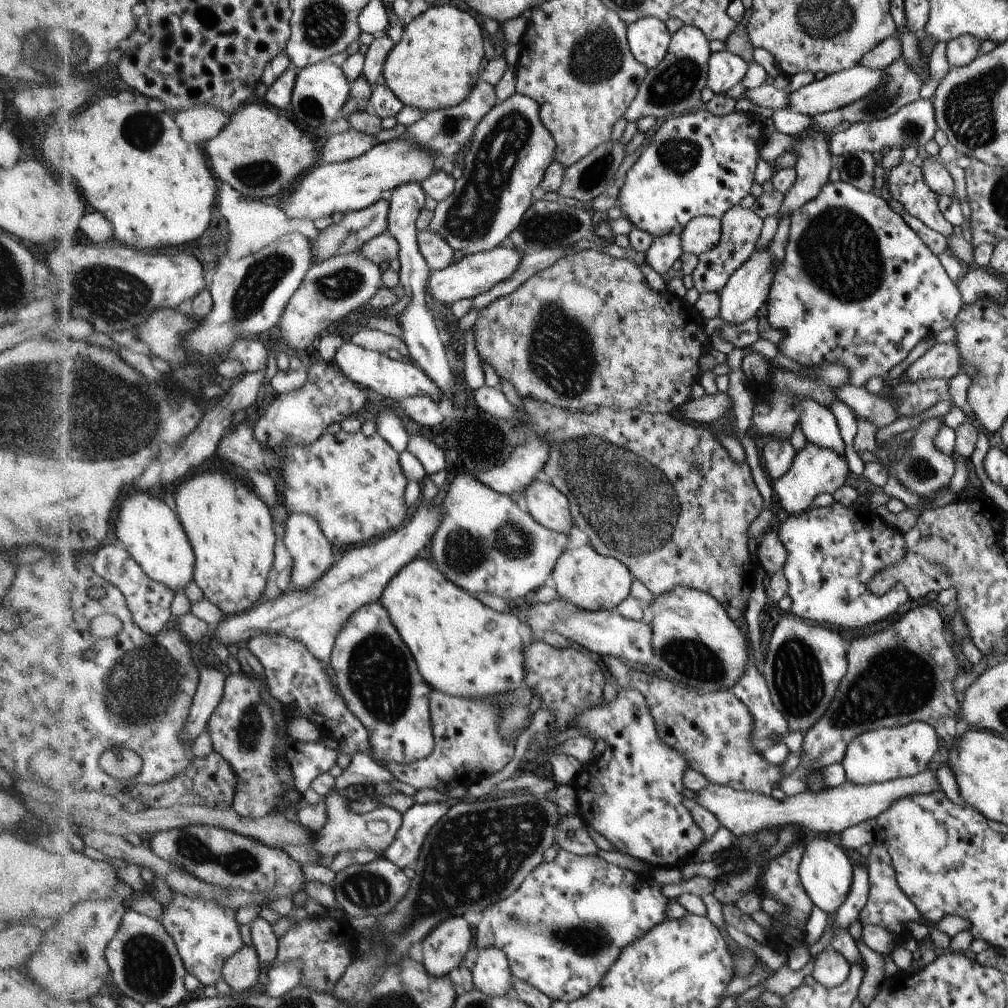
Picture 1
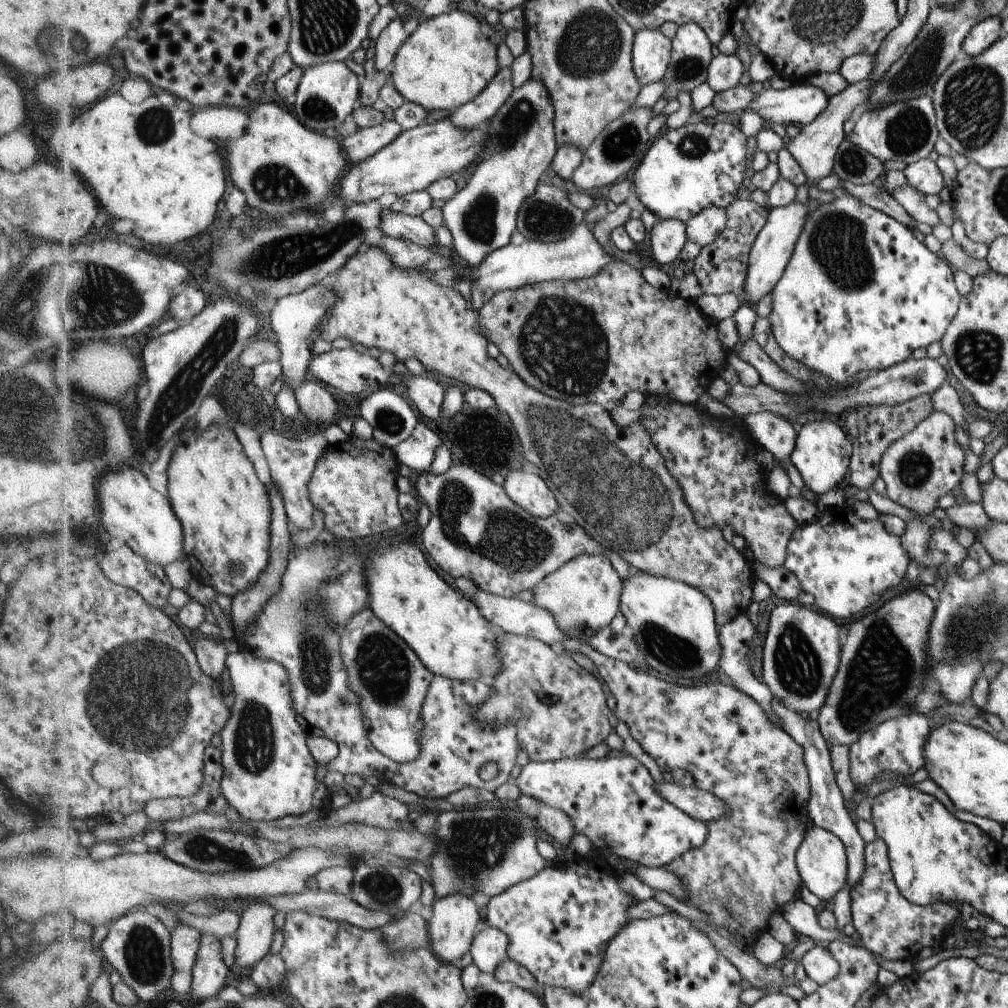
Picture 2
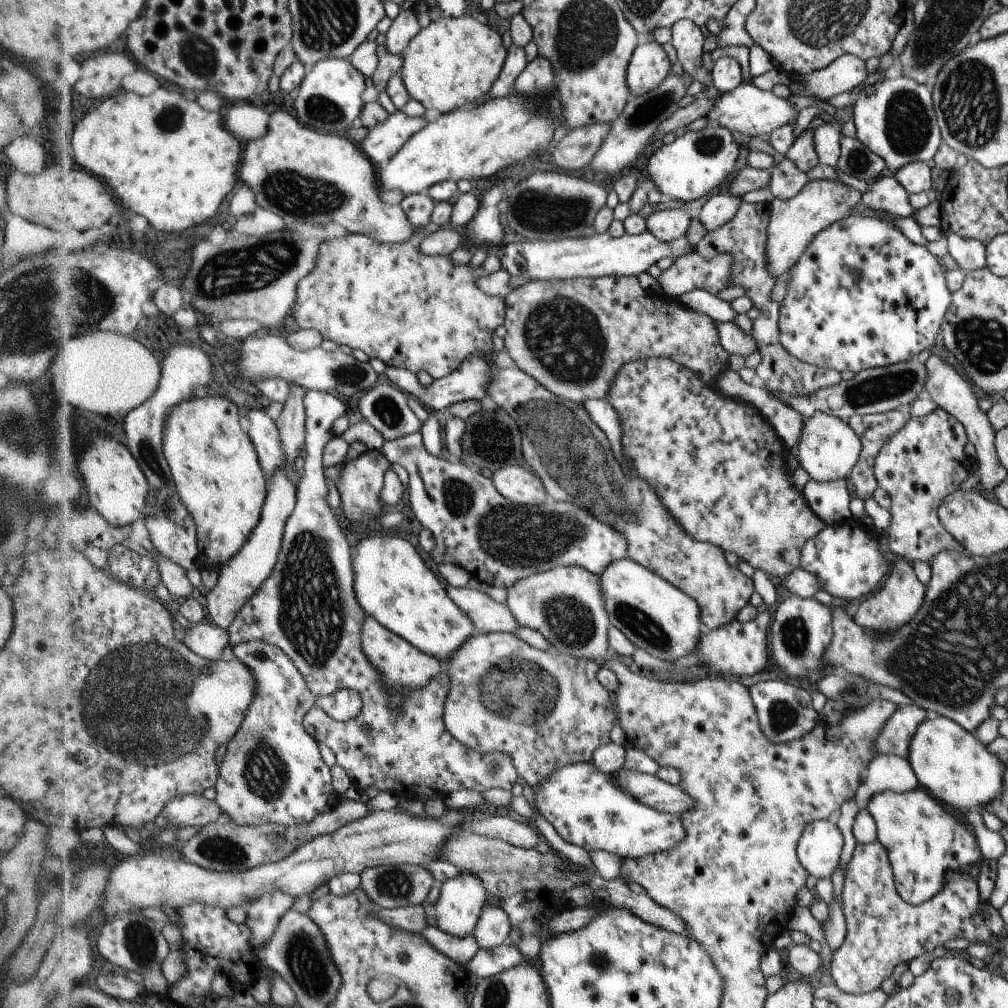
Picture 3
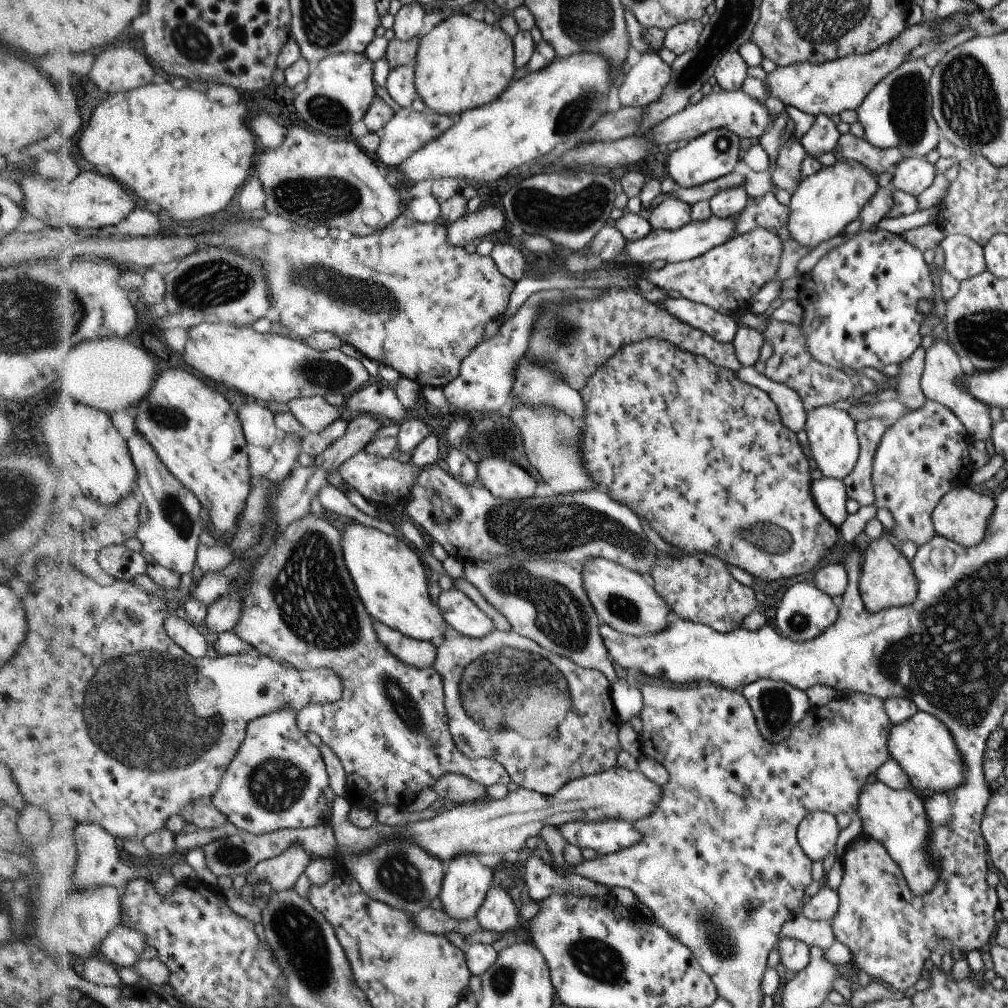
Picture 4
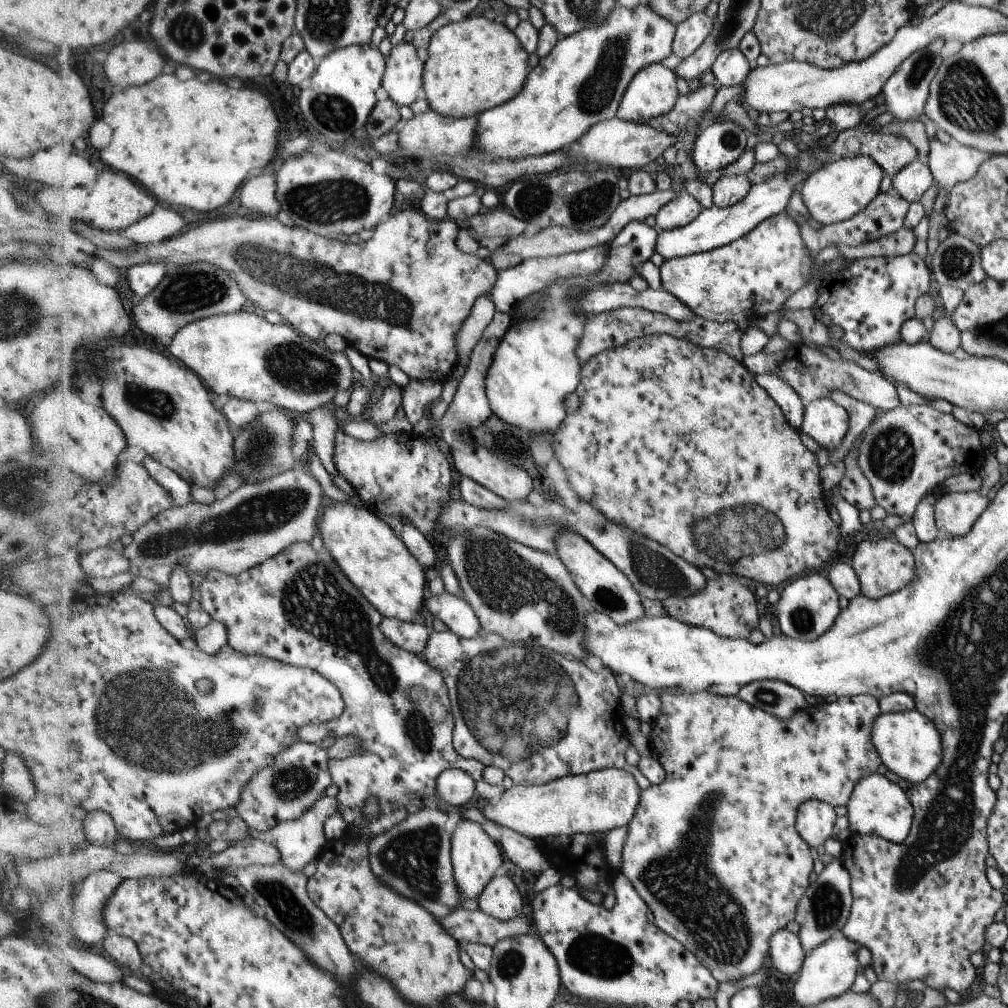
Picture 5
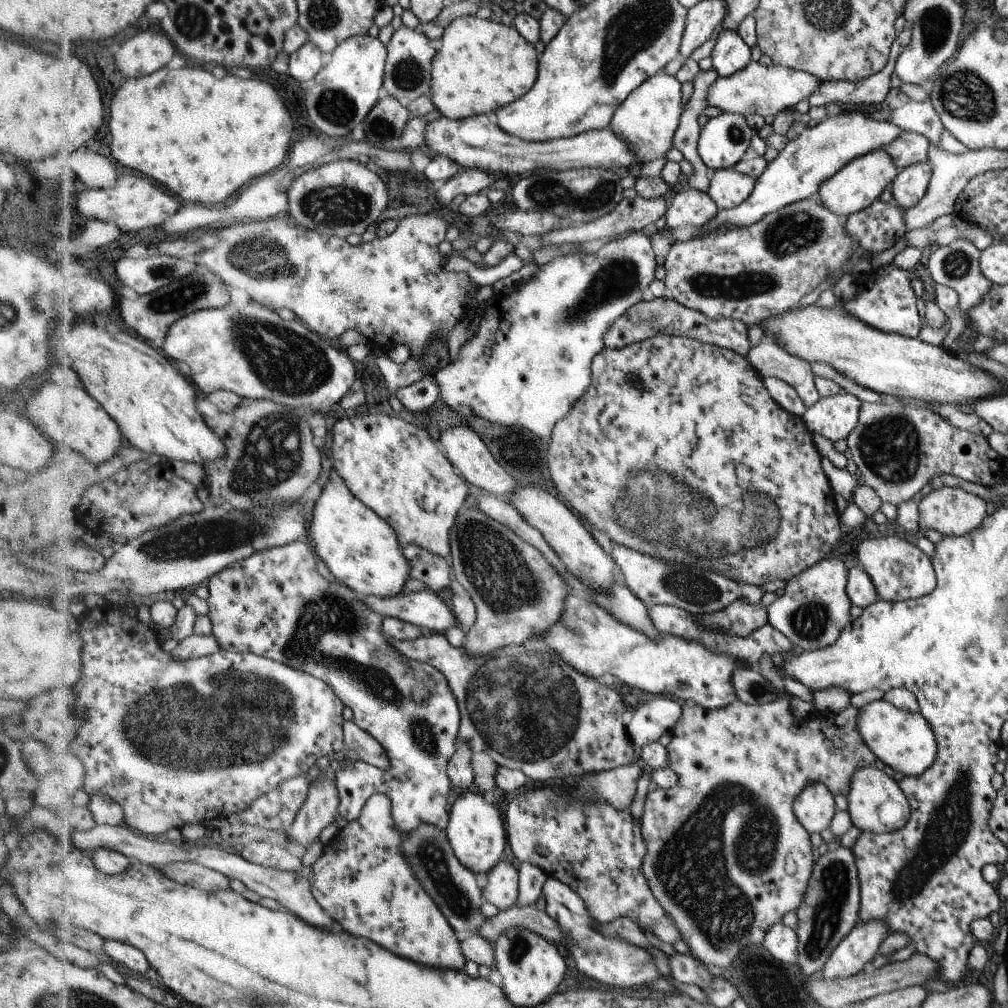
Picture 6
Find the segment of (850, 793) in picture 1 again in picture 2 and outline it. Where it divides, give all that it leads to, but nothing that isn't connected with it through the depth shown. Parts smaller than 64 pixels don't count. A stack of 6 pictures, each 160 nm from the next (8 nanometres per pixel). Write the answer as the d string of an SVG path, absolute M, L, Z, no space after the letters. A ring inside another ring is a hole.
M667 778L657 784L655 789L665 801L703 823L719 819L729 813L725 802L696 786L680 786Z

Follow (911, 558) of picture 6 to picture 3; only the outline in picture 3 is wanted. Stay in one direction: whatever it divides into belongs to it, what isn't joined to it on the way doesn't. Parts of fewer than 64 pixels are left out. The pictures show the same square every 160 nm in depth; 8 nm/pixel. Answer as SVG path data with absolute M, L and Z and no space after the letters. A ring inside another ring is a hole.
M896 556L884 584L859 604L858 611L854 614L855 621L860 622L860 626L874 630L897 629L914 618L914 614L921 609L926 594L926 586L916 577L913 565L905 558Z

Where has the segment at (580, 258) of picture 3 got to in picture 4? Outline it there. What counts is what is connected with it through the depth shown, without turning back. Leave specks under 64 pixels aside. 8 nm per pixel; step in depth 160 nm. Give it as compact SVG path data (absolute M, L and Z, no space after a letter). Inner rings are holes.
M739 214L726 218L719 217L718 215L710 215L707 221L700 222L691 220L687 225L684 225L678 230L652 230L652 232L648 233L647 237L637 241L628 241L625 245L623 258L628 258L628 260L644 266L648 266L654 260L665 260L667 263L679 263L692 260L736 236L738 217Z

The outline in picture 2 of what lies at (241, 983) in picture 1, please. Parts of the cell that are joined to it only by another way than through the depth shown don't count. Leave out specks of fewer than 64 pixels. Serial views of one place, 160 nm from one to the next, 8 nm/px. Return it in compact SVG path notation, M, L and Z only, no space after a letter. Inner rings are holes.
M254 903L242 914L240 930L236 936L238 947L234 974L248 976L268 957L276 938L276 916L279 910L272 903ZM248 968L253 969L249 970Z

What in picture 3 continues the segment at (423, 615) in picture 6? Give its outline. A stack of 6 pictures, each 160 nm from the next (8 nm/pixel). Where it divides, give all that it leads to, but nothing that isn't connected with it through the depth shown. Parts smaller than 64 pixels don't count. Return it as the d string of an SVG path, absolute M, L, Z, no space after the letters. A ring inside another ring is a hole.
M448 585L447 593L452 602L455 602L456 606L471 619L471 623L478 633L513 634L513 630L518 626L515 616L506 604L496 603L478 590Z

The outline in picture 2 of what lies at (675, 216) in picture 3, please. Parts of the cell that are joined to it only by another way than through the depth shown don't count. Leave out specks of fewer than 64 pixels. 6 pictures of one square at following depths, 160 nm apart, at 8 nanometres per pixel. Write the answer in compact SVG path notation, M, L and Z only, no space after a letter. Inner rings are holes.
M680 219L657 220L650 230L650 246L653 264L672 264L687 241L687 226Z

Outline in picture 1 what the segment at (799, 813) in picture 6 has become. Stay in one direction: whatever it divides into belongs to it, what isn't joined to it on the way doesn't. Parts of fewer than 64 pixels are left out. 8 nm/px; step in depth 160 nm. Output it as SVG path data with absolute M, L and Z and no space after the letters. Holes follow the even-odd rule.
M817 836L808 842L803 850L802 864L799 865L799 877L802 879L804 888L810 895L812 902L820 910L824 910L826 914L838 912L839 906L847 898L847 894L851 892L852 886L852 865L848 854L834 844L832 840L828 840L828 836Z

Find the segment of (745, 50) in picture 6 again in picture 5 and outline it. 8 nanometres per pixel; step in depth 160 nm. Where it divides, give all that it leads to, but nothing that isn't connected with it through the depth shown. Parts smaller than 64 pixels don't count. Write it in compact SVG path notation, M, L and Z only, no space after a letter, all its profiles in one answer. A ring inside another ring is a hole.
M739 47L726 48L711 66L718 85L738 86L748 74L748 59Z

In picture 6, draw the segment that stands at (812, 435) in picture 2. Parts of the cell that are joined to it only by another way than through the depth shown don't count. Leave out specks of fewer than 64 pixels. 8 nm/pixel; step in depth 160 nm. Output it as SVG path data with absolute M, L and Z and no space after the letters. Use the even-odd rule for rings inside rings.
M840 390L833 395L820 397L818 402L807 408L803 414L805 425L832 440L834 444L844 443L858 422L858 412L862 410L860 398Z

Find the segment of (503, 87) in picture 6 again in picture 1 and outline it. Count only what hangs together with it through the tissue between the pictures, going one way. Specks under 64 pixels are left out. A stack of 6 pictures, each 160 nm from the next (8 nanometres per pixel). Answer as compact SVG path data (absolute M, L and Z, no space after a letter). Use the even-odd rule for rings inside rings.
M434 6L418 17L405 21L402 39L390 51L383 66L383 76L388 85L404 105L419 108L421 111L448 109L460 105L472 94L476 78L484 60L482 28L464 10L454 6Z

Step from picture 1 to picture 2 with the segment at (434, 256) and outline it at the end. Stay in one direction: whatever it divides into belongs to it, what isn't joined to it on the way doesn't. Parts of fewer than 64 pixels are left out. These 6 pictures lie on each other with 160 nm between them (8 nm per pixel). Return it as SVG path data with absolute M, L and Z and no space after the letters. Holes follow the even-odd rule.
M396 211L381 212L379 230L383 236L410 241L422 246L434 246L435 230L422 217L413 217Z

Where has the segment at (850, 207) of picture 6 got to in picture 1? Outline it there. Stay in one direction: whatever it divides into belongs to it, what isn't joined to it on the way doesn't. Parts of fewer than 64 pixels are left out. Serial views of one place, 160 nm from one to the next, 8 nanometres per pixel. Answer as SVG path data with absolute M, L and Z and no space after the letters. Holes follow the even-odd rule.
M771 241L769 245L761 249L755 249L751 257L730 277L726 286L718 292L720 295L719 316L731 325L742 324L746 320L756 317L766 305L775 274L779 268L779 264L774 259L774 254L770 248Z

